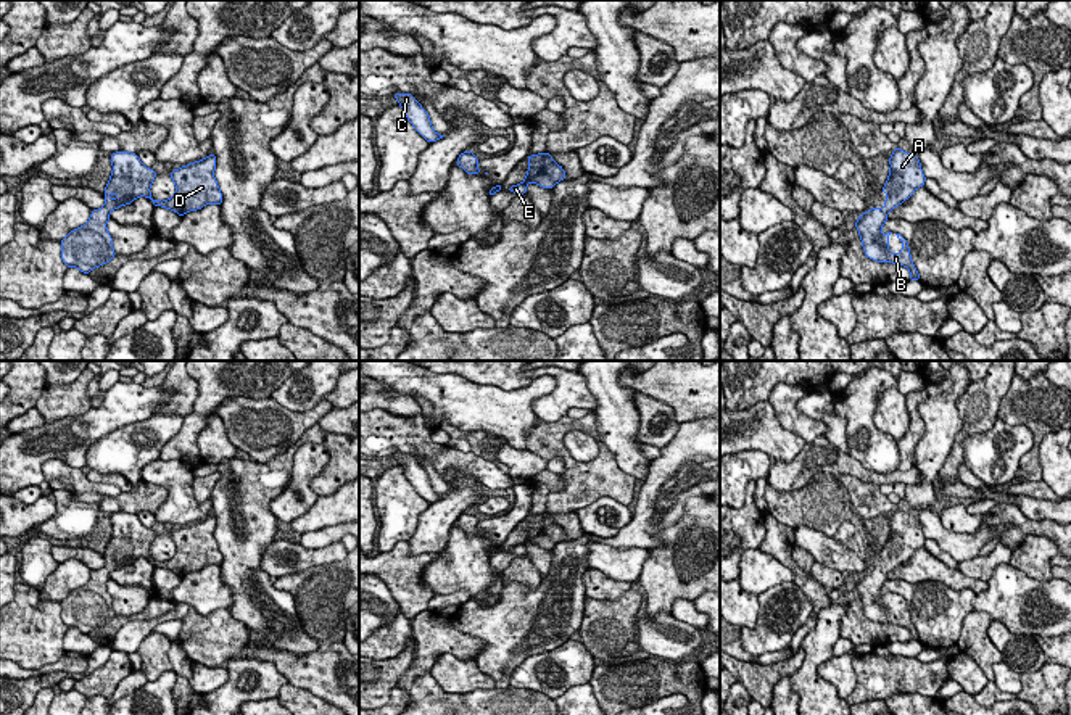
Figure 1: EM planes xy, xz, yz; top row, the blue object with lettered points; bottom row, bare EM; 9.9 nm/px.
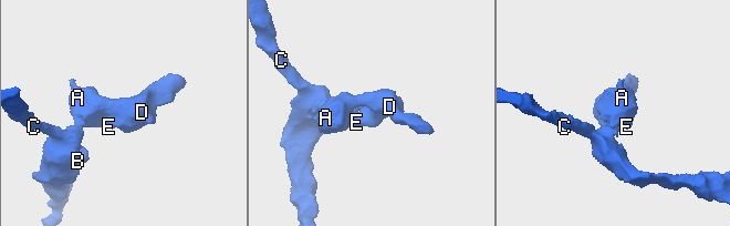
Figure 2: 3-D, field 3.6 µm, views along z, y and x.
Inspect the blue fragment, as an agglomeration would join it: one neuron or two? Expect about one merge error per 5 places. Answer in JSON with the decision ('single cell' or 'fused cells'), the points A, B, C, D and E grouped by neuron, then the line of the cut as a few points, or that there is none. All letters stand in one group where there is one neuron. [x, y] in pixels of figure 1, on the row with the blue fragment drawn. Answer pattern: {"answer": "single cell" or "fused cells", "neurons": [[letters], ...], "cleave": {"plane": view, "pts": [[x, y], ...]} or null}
{"answer": "single cell", "neurons": [["A", "B", "C", "D", "E"]], "cleave": null}

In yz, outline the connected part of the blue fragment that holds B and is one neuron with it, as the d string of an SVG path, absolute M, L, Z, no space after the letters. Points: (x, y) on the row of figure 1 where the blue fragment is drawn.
M900 148L892 151L889 163L889 177L881 188L881 192L887 193L887 198L884 200L886 206L871 208L865 214L858 216L855 227L860 234L866 258L879 262L887 261L892 264L905 266L910 271L910 280L920 280L920 274L912 262L907 240L900 234L895 234L902 242L902 251L891 253L889 235L892 232L883 235L881 229L887 221L887 213L910 198L916 188L923 187L926 177L921 171L920 159Z

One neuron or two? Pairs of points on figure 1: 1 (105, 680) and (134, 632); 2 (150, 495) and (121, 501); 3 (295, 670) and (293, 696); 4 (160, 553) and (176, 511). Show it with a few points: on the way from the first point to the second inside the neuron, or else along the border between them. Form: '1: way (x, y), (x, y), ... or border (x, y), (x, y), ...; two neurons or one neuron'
1: border (113, 648), (129, 656); two neurons
2: way (144, 496), (128, 501); one neuron
3: border (289, 681), (322, 698); two neurons
4: border (153, 514), (158, 520), (173, 525); two neurons

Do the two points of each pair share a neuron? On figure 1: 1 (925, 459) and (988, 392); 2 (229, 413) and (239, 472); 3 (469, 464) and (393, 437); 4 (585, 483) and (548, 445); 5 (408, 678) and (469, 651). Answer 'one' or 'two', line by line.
1: two
2: two
3: one
4: one
5: one

